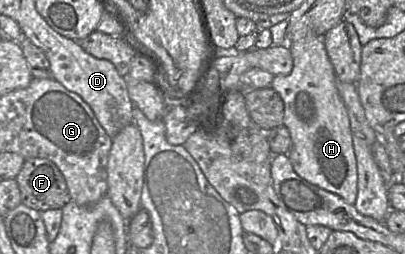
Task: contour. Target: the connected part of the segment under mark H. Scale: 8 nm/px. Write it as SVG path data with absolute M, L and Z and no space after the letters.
M324 36L290 42L288 47L293 69L288 75L274 76L270 84L284 102L283 125L291 137L287 156L301 178L354 205L358 173L350 119L336 88L336 76L327 55Z

